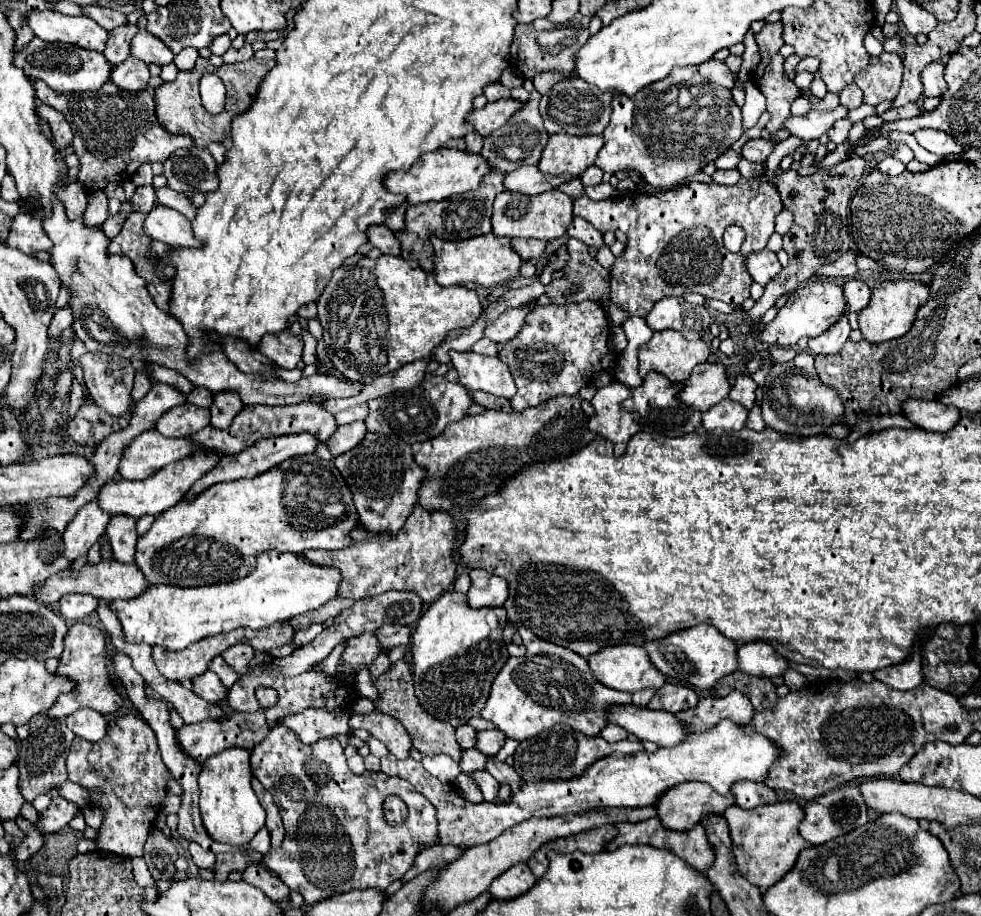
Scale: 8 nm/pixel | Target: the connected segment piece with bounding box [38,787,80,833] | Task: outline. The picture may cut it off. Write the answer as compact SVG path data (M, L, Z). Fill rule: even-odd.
M53 787L50 790L50 796L52 797L52 803L50 807L40 815L40 823L38 823L38 829L42 833L54 833L54 831L60 831L62 827L66 827L72 817L80 811L80 807L76 807L76 803L68 803L64 797L60 797L58 793L58 787Z

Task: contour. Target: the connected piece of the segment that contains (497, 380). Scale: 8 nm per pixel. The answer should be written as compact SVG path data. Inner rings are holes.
M450 351L450 357L458 371L458 381L470 391L486 391L506 399L516 395L512 373L508 371L508 365L498 357L476 355L474 351Z

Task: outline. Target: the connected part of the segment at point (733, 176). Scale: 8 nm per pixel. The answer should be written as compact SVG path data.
M730 169L730 171L716 171L716 173L712 175L712 179L714 179L716 183L732 185L732 183L736 183L736 181L740 179L740 171L738 171L738 169Z

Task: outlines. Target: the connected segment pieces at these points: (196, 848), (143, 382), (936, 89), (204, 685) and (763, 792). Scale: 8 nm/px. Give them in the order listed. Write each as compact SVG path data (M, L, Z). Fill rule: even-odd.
M190 843L190 847L188 847L188 851L190 851L190 857L192 857L192 861L194 861L194 865L196 867L200 867L200 869L214 869L214 853L210 853L210 851L204 851L200 845L196 845L196 843Z
M138 371L138 373L136 373L136 379L134 379L134 389L132 389L132 399L134 399L134 403L136 403L138 399L142 399L142 397L148 393L150 387L152 387L150 377L148 377L146 373Z
M934 61L926 65L922 71L922 83L924 83L924 97L942 97L944 91L948 91L948 85L944 81L944 63Z
M206 671L204 675L192 679L194 683L194 693L198 697L202 697L208 703L224 703L226 701L226 693L228 689L220 683L218 675L212 671Z
M740 781L732 787L732 793L736 795L736 805L744 809L752 809L766 803L776 803L776 791L766 787L764 783L752 783L752 781Z

